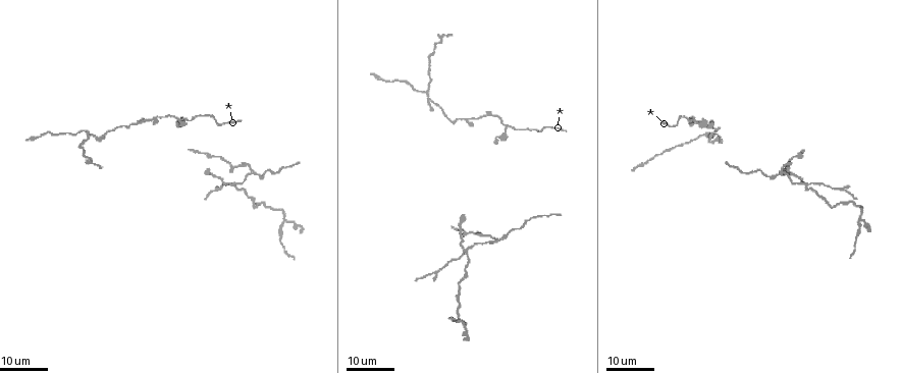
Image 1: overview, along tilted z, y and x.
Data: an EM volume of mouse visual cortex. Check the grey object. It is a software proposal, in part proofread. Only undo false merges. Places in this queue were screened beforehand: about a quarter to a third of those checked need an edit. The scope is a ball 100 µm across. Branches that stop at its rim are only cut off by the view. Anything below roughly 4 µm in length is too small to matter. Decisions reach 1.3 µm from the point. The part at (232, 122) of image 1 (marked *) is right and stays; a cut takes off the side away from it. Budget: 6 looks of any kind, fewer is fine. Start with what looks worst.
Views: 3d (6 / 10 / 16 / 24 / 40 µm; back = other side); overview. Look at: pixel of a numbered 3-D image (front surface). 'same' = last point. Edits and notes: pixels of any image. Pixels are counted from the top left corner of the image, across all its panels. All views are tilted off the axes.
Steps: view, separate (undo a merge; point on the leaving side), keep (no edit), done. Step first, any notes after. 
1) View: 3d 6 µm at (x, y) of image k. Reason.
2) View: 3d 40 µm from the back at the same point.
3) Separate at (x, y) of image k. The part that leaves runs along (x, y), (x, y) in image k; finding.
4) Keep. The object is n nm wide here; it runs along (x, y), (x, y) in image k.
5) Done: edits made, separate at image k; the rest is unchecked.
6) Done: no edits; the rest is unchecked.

View: 3d 16 µm at (251, 169) of image 1. Branch point.

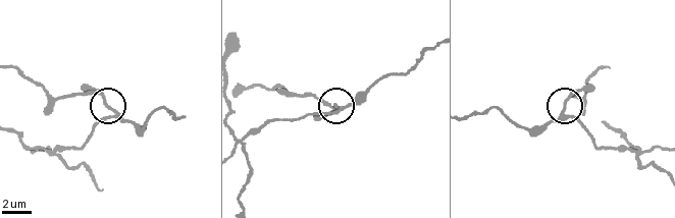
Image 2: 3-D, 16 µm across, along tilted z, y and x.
View: 3d 6 µm at (563, 110) of image 2.

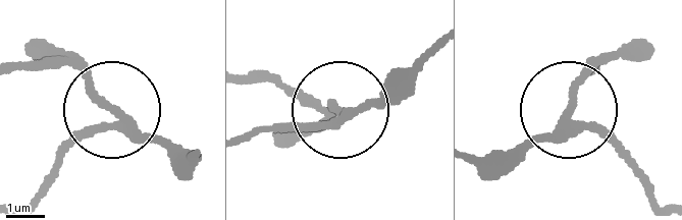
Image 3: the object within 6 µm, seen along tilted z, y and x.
Separate at (93, 83) of image 3. The side arm is 17 µm long; the part that leaves runs along (124, 125), (65, 64), (23, 64) in image 3; a second cell is stuck on.

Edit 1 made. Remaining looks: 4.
View: overview.

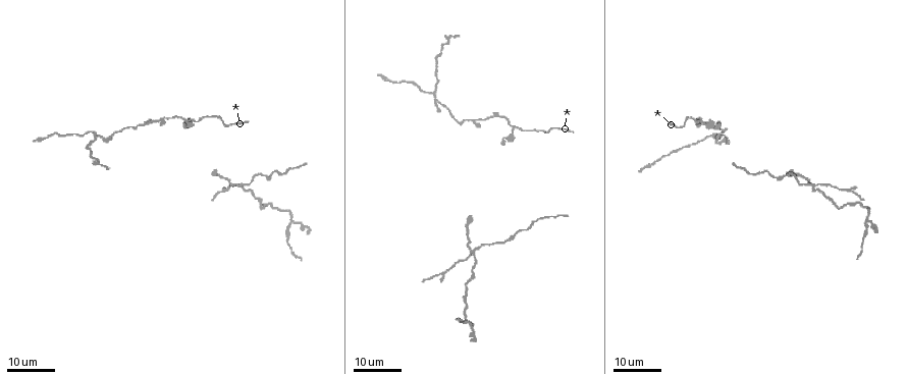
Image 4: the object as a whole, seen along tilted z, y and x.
View: 3d 24 µm at (811, 185) of image 4. Looks like a crossing.

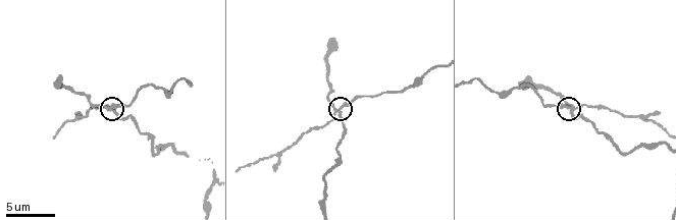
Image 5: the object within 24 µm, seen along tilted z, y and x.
View: 3d 10 µm at (569, 107) of image 5.

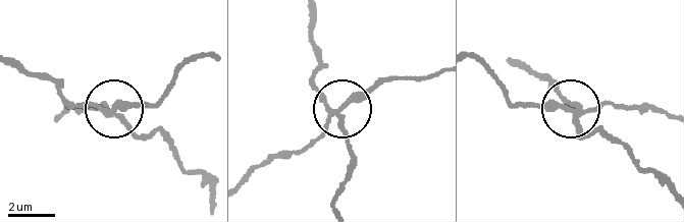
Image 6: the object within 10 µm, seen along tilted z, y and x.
Separate at (135, 137) of image 6. The object is 230 nm wide here; two cells meet here.

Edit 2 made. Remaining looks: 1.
Done: edits made, separate at image 3, separate at image 6; the rest is unchecked.

